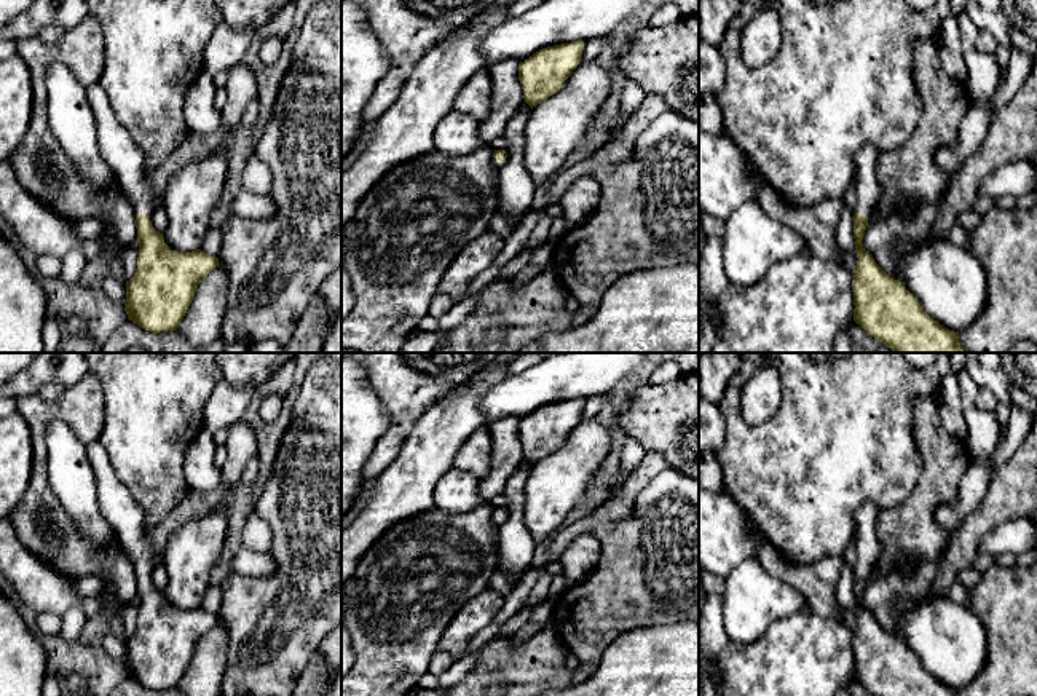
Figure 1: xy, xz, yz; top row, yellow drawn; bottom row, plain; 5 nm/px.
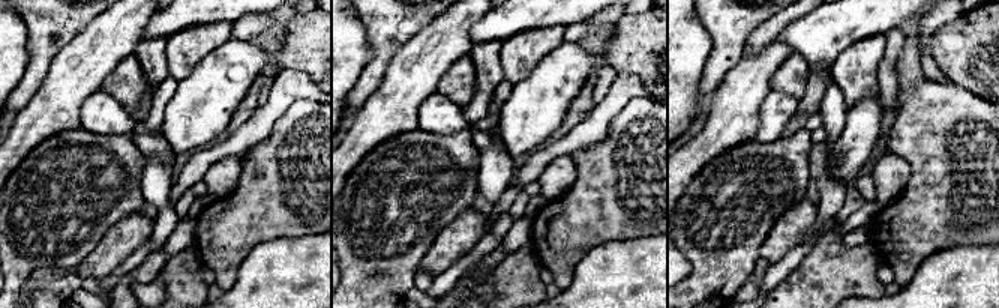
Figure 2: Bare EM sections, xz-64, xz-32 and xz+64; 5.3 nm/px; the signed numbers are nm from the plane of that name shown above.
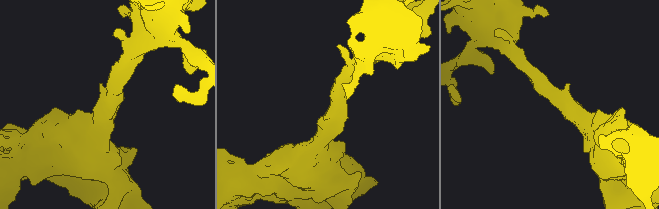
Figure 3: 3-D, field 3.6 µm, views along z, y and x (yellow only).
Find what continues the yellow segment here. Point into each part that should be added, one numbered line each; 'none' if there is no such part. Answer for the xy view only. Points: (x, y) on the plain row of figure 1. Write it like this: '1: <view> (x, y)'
1: xy (117, 505)

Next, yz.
1: yz (867, 545)

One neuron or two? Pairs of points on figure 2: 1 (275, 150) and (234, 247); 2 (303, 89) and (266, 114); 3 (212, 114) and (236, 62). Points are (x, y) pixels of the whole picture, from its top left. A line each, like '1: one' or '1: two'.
1: one
2: one
3: one

